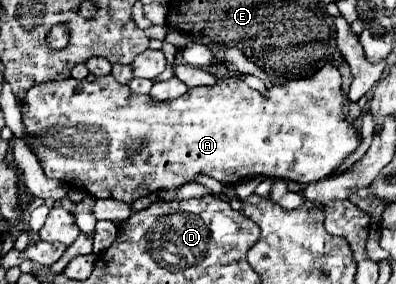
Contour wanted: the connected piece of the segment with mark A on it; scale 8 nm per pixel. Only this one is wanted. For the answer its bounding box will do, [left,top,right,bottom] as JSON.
[20,64,362,204]

